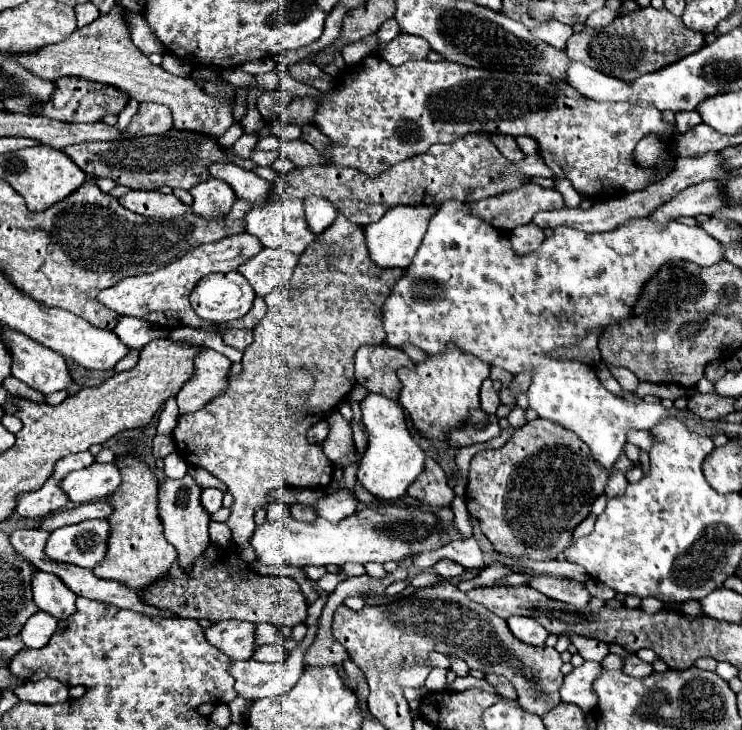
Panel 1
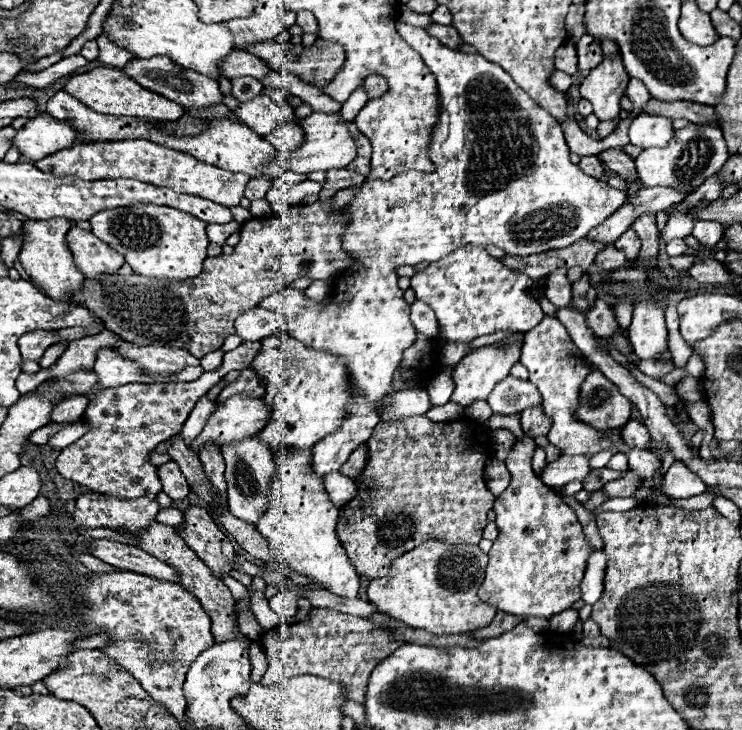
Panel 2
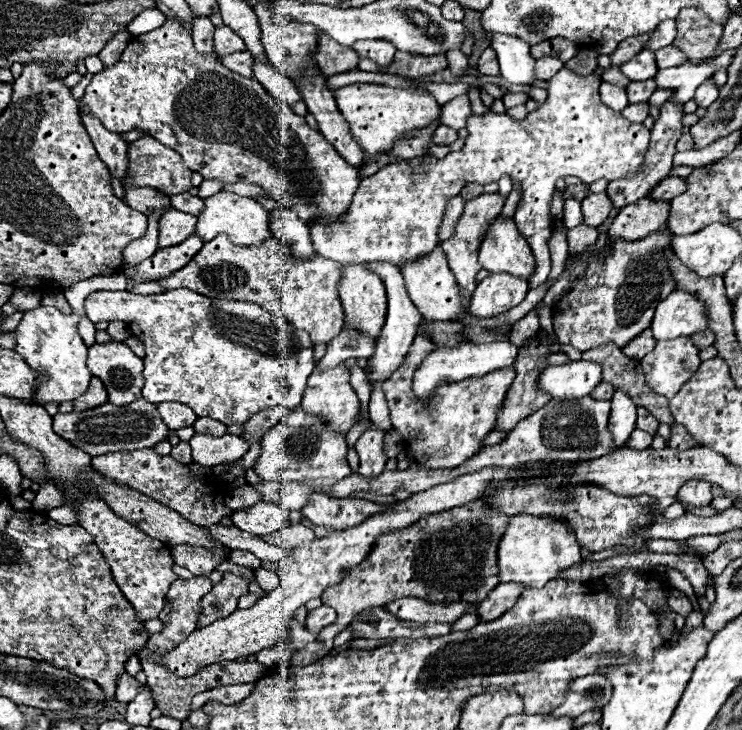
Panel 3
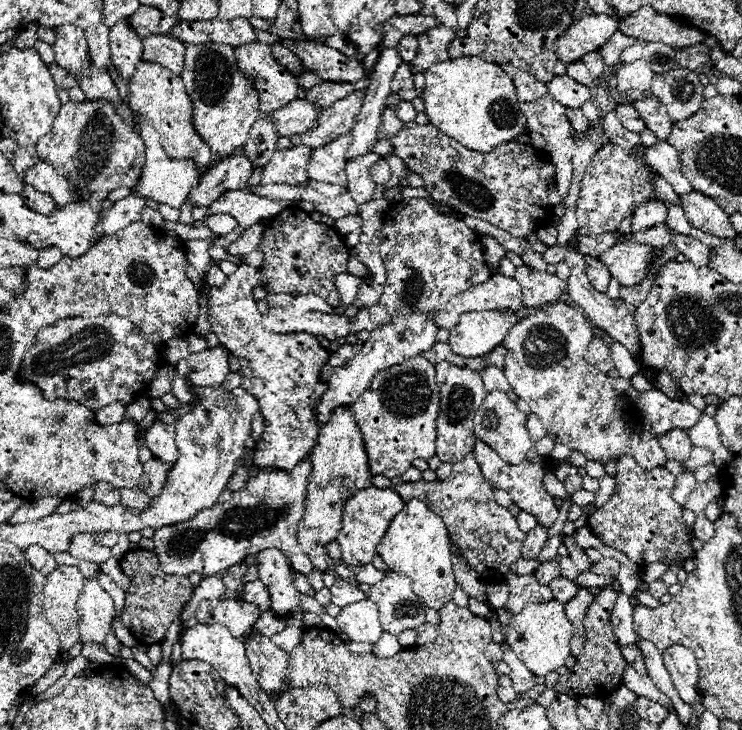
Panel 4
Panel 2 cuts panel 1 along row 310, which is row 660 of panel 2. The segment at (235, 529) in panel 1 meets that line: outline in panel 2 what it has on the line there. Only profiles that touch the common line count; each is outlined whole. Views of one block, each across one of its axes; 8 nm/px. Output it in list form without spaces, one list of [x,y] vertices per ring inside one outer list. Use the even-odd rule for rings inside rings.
[[[314,608],[308,622],[292,624],[282,632],[278,632],[278,628],[264,632],[262,648],[268,658],[268,670],[260,682],[264,686],[276,686],[280,678],[312,674],[340,682],[346,688],[344,696],[362,704],[370,672],[400,644],[402,642],[388,640],[388,630],[374,628],[374,624],[366,618],[340,614],[328,608]]]

